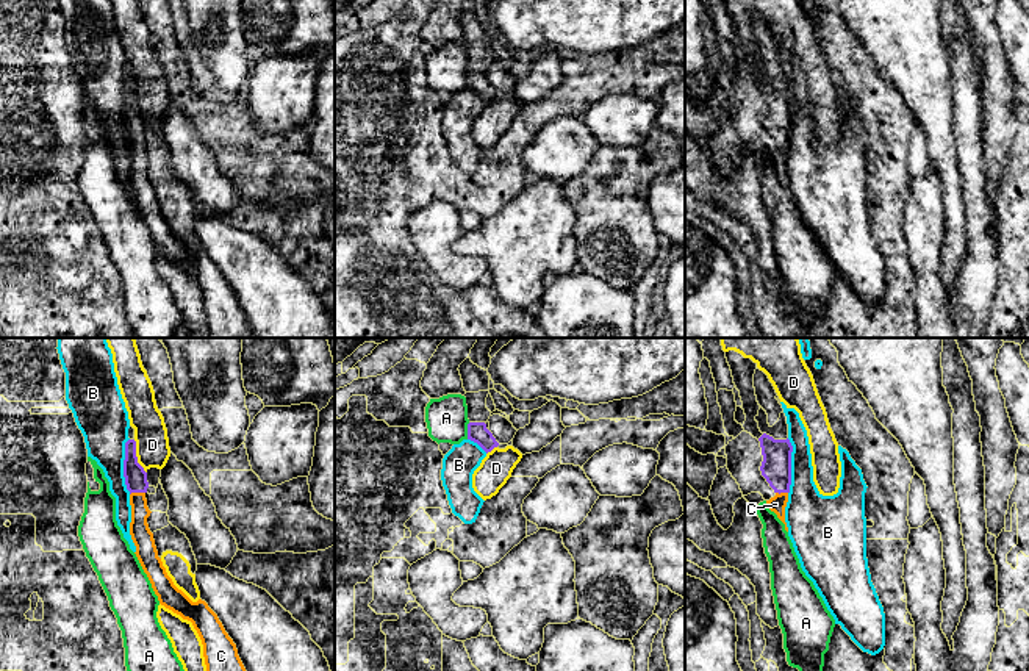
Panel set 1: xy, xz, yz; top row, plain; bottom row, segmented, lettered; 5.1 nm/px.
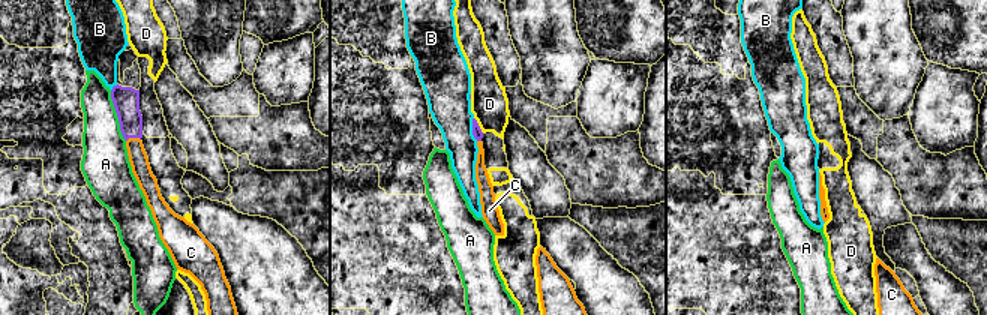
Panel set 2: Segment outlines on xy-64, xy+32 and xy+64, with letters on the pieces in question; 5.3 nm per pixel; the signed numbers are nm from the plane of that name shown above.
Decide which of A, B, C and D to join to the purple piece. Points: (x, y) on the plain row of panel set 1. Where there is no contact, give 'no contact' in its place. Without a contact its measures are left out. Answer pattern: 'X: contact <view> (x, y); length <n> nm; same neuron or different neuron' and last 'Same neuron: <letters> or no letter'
A: contact xz (468, 80); length 90 nm; different neuron
B: contact xy (124, 116); length 280 nm; different neuron
C: contact xy (136, 141); length 80 nm; same neuron
D: contact xy (136, 107); length 190 nm; different neuron
Same neuron: C

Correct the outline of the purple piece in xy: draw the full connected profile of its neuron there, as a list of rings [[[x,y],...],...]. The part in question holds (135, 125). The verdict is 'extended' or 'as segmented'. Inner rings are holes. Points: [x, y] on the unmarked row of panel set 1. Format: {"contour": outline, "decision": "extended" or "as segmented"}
{"contour": [[[136,91],[125,92],[124,127],[130,141],[131,172],[130,185],[136,196],[136,206],[147,224],[158,250],[166,258],[192,272],[202,294],[210,338],[252,338],[247,321],[238,305],[236,294],[225,282],[217,264],[202,249],[192,252],[167,225],[149,178],[145,142],[147,122],[138,113]]], "decision": "extended"}

